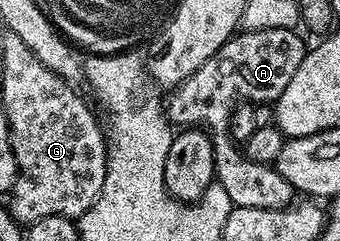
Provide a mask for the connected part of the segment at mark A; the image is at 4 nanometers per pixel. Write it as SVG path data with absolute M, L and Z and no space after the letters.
M267 28L265 30L246 30L233 35L199 72L187 76L187 80L180 82L178 86L172 87L173 94L164 103L163 109L169 121L177 128L204 128L209 137L213 140L213 164L215 167L216 181L223 188L227 188L227 196L231 196L234 206L243 208L271 208L281 210L285 206L292 206L295 202L295 191L283 176L272 165L264 166L258 162L252 162L244 152L239 149L238 143L233 141L229 134L229 125L233 110L238 102L251 103L276 103L279 96L283 96L283 88L287 88L287 83L291 81L291 76L295 76L299 64L303 64L307 53L307 45L300 38L296 29L284 30L281 28Z

